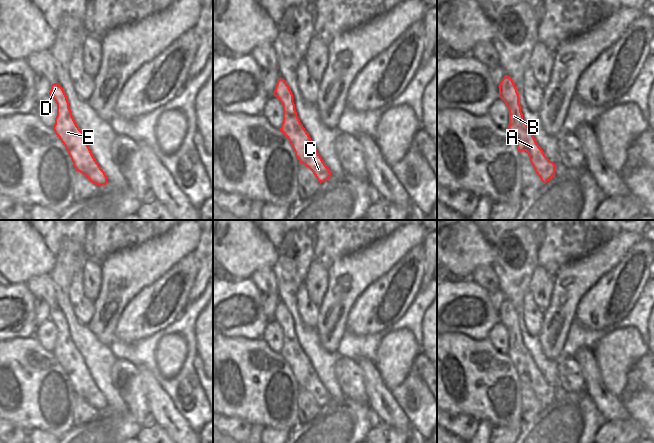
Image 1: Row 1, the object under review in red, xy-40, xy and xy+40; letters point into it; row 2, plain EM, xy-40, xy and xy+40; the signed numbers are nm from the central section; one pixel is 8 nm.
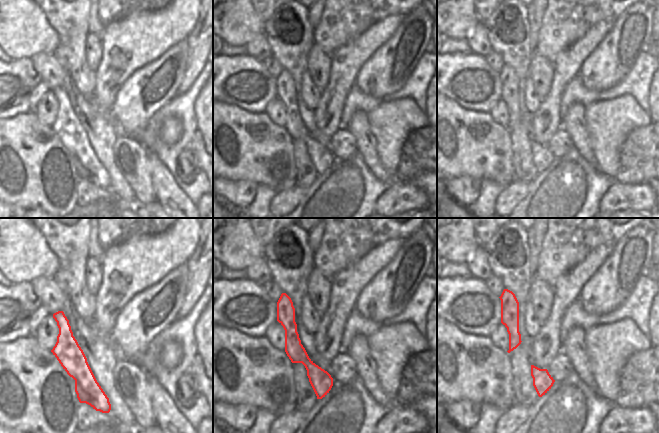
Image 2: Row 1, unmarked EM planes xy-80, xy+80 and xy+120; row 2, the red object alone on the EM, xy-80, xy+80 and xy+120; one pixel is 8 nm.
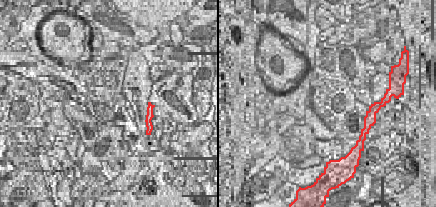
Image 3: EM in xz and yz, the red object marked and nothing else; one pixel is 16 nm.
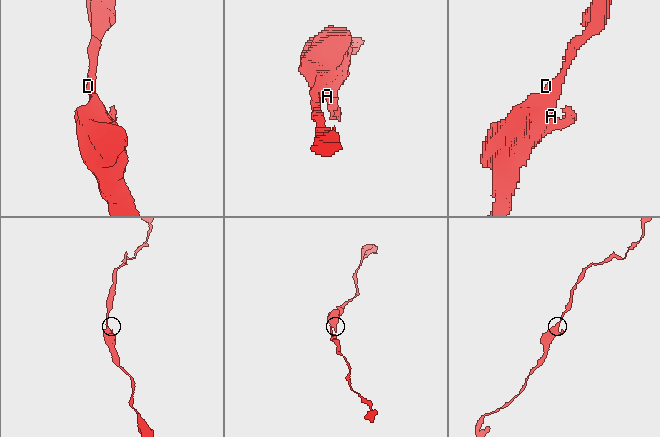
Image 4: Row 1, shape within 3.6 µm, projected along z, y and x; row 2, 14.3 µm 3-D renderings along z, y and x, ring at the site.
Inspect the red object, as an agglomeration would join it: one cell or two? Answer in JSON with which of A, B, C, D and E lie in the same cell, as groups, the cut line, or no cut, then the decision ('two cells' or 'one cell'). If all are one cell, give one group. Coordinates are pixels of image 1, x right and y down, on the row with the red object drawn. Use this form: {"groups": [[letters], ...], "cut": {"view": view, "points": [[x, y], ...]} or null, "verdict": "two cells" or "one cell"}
{"groups": [["A", "B", "C", "D", "E"]], "cut": null, "verdict": "one cell"}

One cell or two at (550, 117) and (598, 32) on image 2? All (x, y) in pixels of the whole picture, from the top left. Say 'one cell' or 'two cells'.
one cell

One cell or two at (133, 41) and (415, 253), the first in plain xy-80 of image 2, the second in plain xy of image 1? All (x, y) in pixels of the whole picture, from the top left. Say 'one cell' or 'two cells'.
two cells

